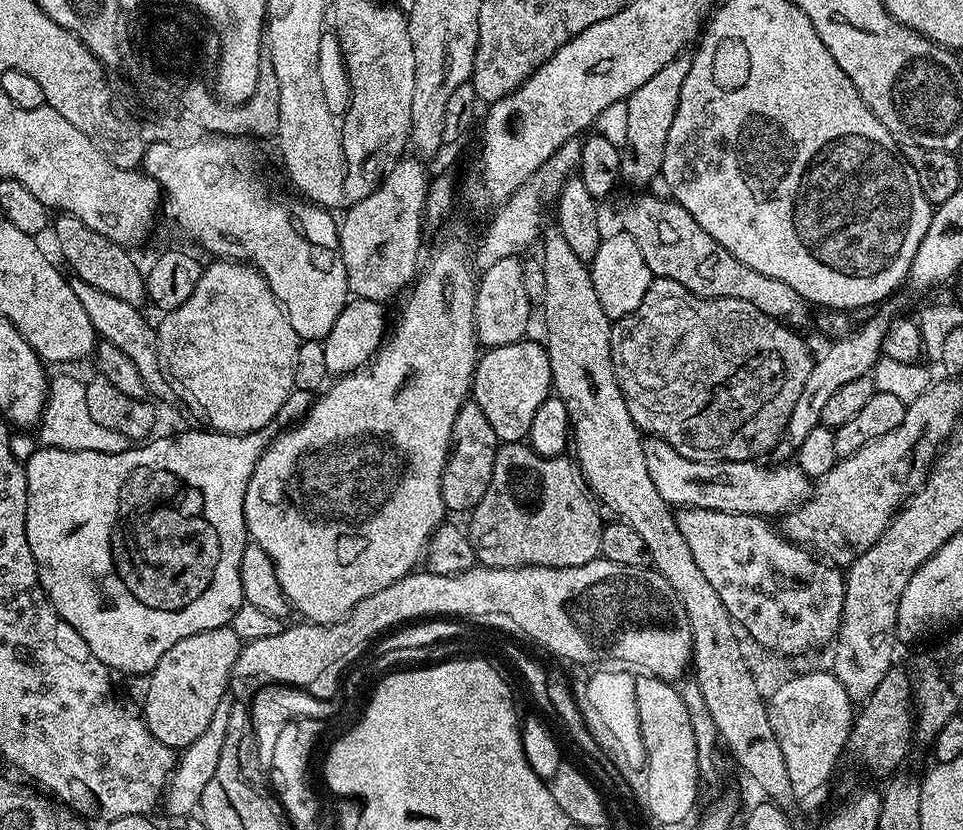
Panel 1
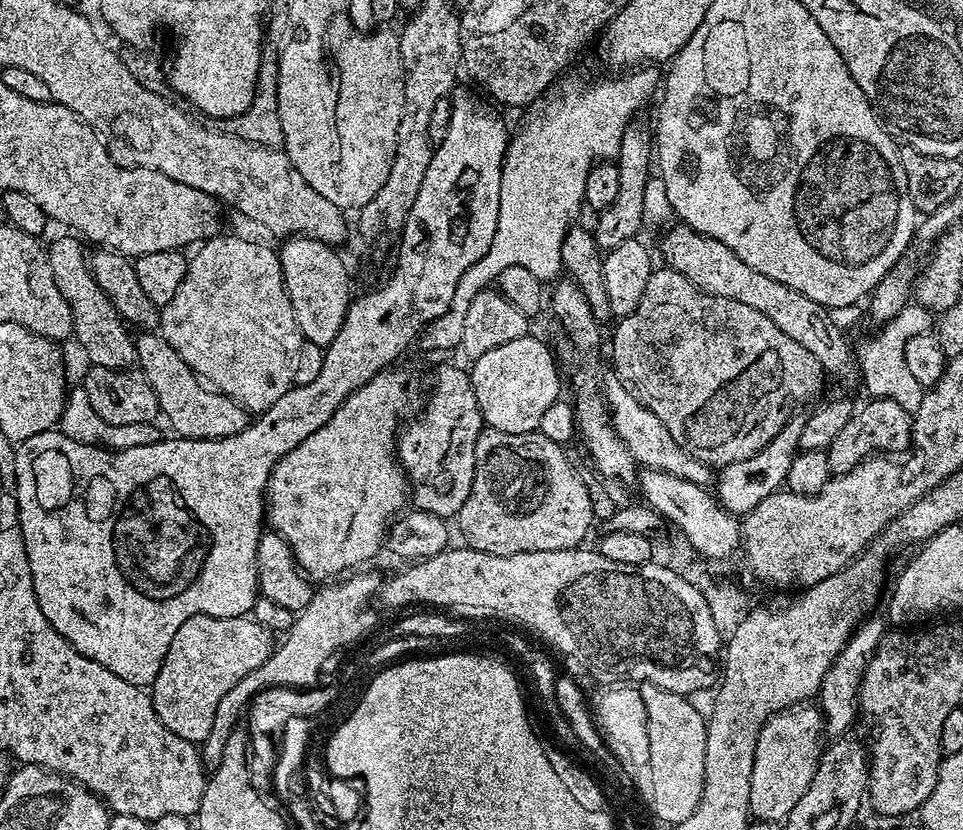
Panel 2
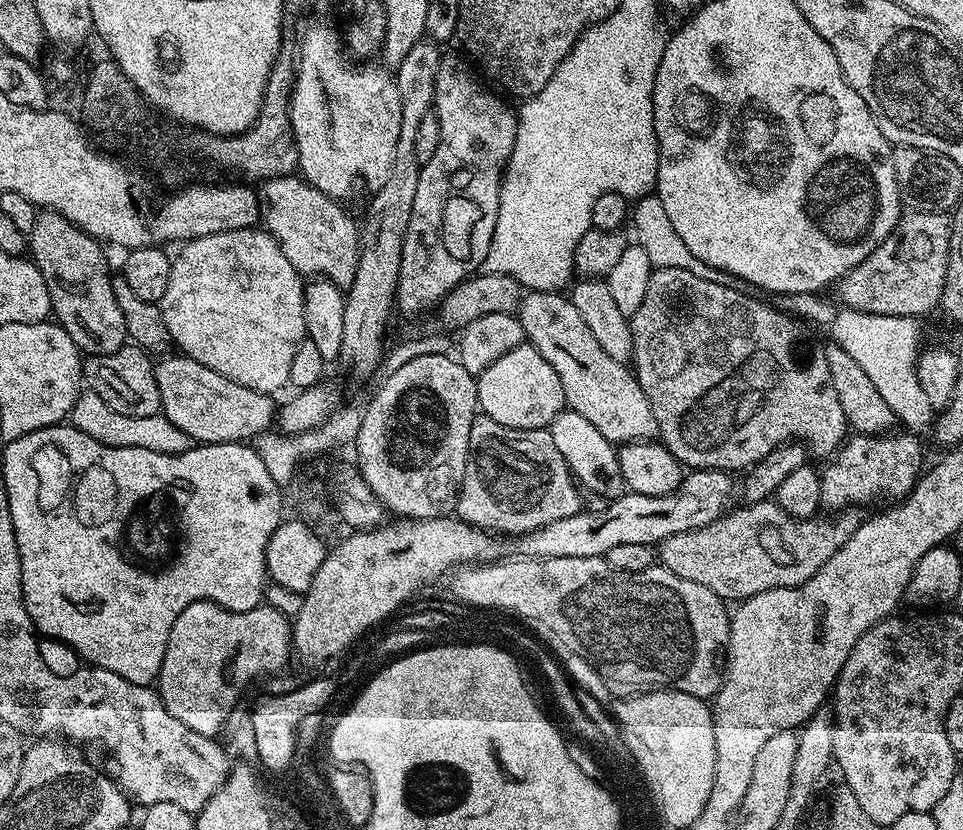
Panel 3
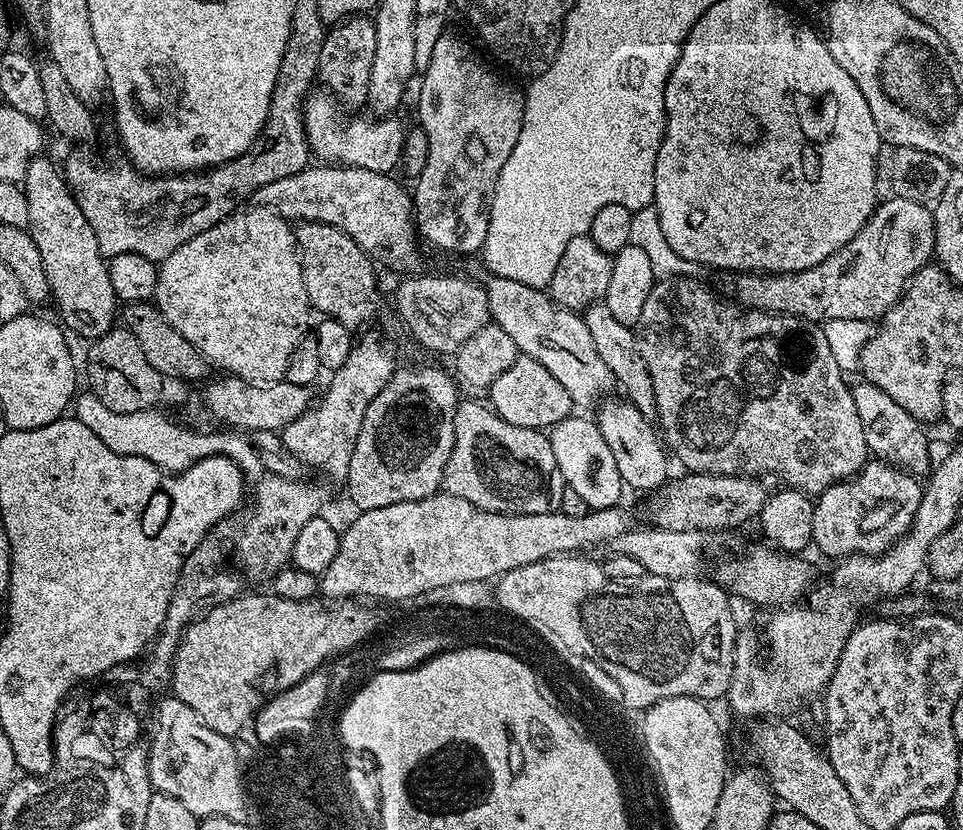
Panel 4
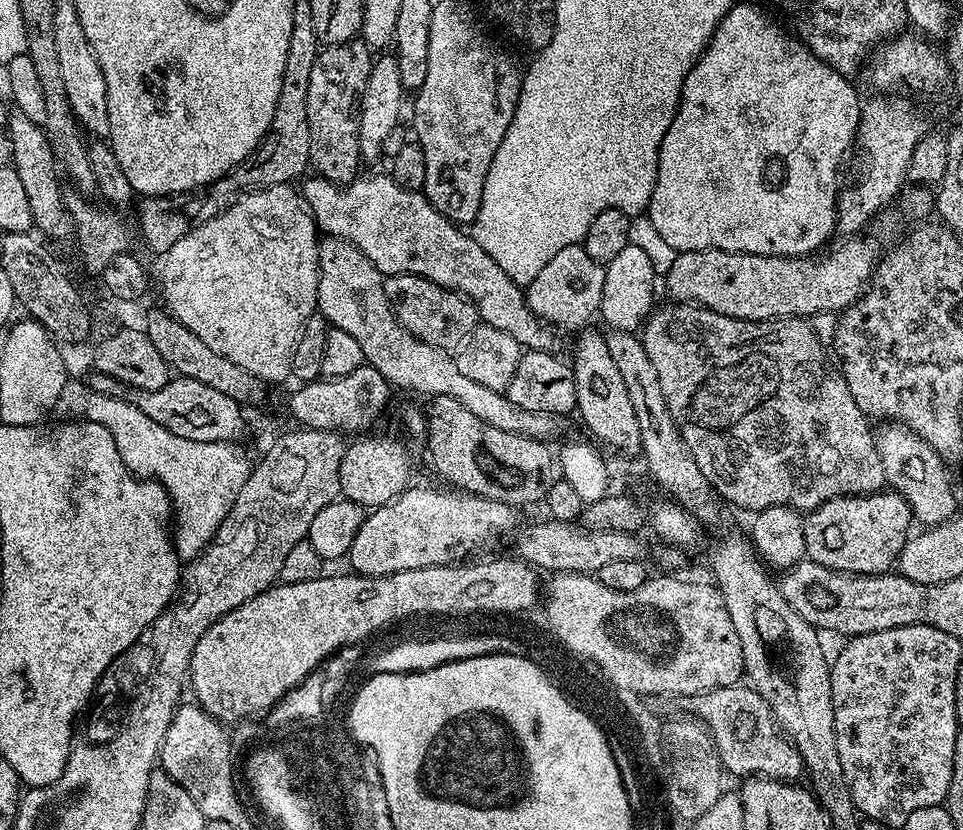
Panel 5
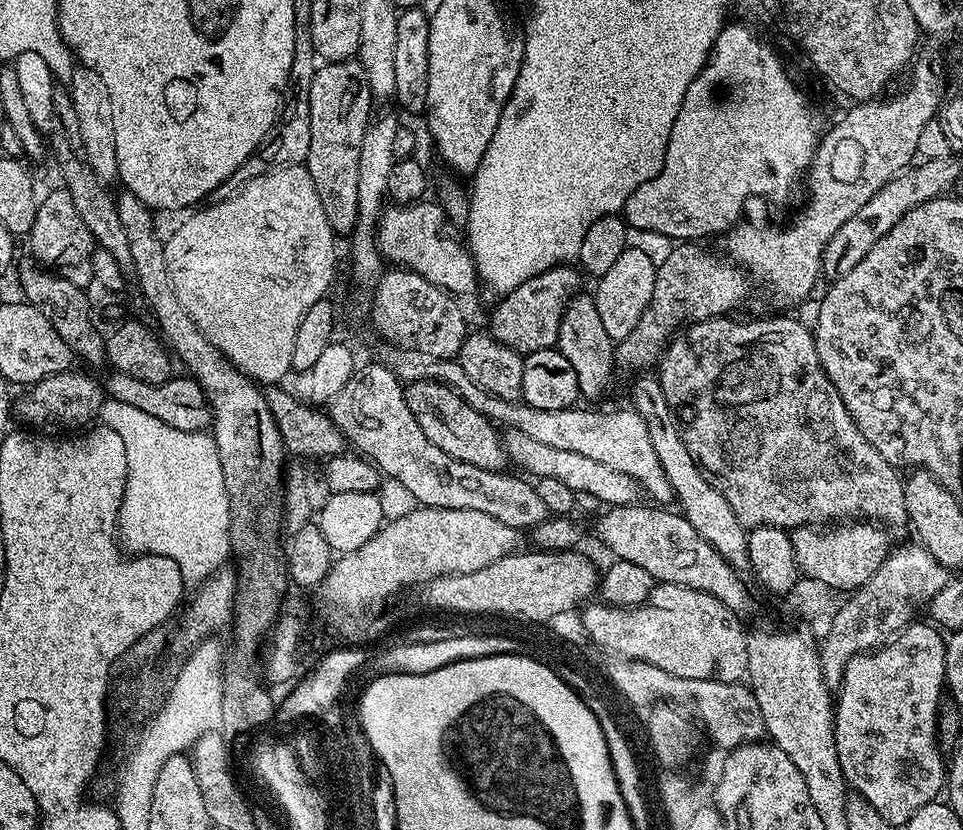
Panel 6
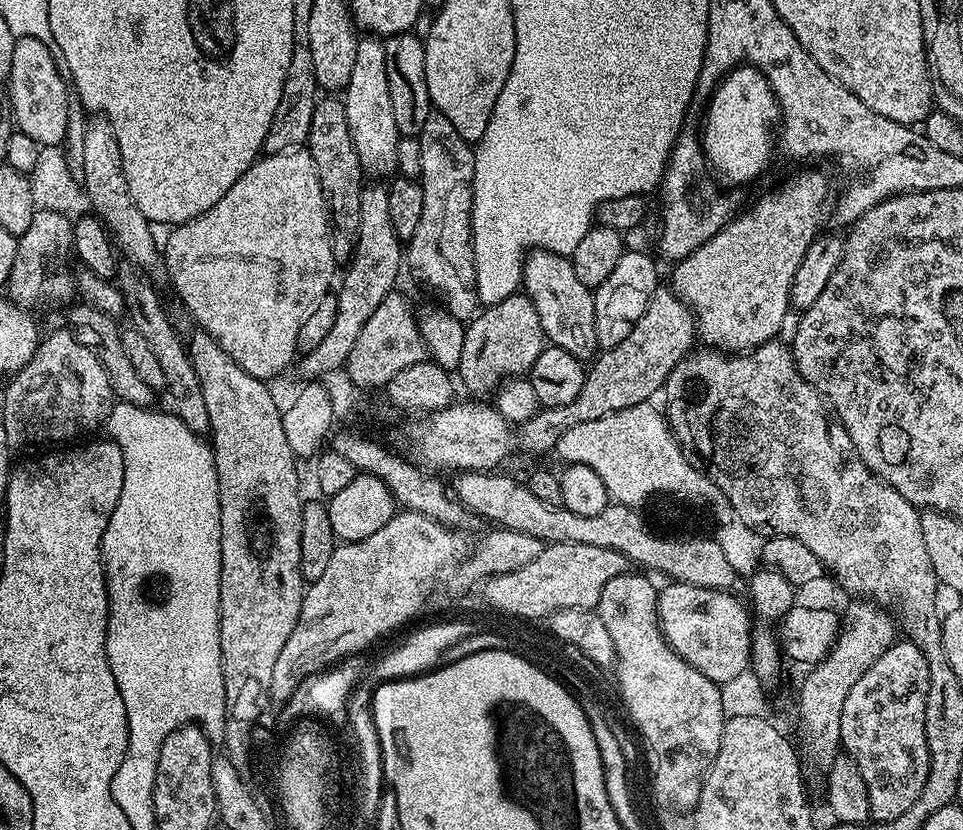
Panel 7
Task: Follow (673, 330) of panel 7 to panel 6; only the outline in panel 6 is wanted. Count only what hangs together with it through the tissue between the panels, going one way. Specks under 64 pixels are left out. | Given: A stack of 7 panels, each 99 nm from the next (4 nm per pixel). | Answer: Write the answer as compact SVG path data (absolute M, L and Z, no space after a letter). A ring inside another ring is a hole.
M696 242L677 243L666 262L656 266L654 294L650 294L650 302L642 318L638 318L638 326L615 345L614 355L620 368L633 368L636 374L655 369L677 330L714 316L728 316L747 302L749 273L731 259L715 256L700 247L704 246Z

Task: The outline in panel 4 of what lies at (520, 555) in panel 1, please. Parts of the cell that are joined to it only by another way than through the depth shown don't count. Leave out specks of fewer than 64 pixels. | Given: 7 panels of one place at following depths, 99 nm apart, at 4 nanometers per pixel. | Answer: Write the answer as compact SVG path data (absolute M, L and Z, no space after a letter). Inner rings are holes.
M461 399L454 414L454 450L450 450L450 462L446 462L443 491L452 496L466 498L474 506L498 514L542 514L554 508L551 496L552 479L557 479L554 446L549 433L538 428L510 426L487 403Z

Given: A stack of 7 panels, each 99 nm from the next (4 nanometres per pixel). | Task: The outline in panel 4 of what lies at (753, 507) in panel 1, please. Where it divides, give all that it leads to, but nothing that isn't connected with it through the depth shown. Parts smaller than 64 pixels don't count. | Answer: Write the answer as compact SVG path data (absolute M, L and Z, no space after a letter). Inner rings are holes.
M491 274L485 277L482 283L490 302L491 323L506 330L519 355L542 362L542 366L546 366L546 370L550 370L550 374L562 382L566 394L570 394L577 409L591 409L605 399L608 393L604 392L613 391L614 381L610 370L594 347L590 329L586 327L579 311L563 308L547 291L534 286L522 286L522 282L514 282L514 278Z

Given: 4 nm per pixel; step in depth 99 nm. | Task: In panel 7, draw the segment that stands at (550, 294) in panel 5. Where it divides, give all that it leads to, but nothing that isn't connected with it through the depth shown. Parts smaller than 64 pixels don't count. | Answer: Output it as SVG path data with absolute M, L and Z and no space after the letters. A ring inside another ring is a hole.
M517 294L487 305L467 321L458 375L470 391L491 393L505 378L531 373L545 347L546 337L534 302L526 294Z

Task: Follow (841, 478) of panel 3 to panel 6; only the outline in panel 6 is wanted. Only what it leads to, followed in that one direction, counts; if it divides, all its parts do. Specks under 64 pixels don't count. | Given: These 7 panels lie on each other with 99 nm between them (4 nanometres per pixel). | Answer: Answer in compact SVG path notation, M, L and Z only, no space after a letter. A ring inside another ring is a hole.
M836 522L831 526L791 529L794 558L801 573L835 588L837 593L851 594L875 574L890 551L887 527L876 522Z

